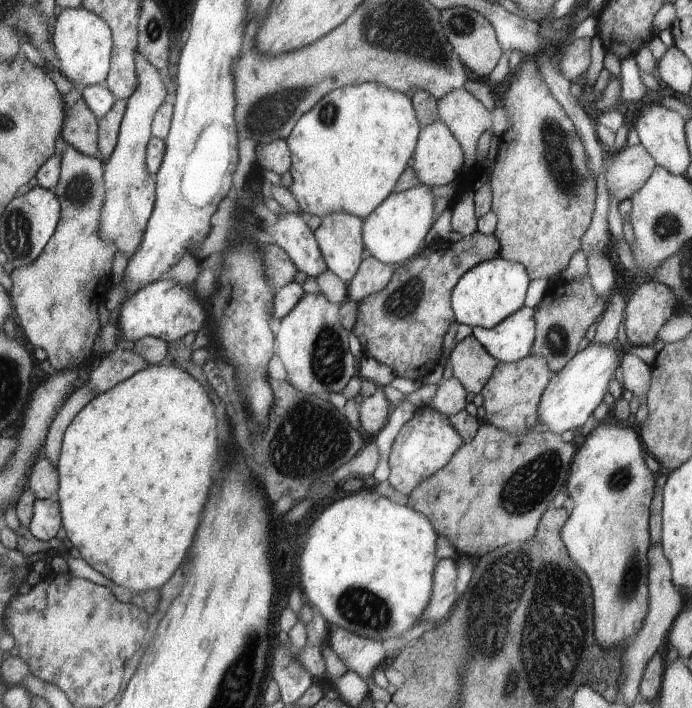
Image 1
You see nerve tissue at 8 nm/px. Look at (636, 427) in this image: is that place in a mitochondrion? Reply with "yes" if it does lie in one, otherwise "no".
no

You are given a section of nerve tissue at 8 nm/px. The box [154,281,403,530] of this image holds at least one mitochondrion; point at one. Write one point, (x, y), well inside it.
(334, 443)

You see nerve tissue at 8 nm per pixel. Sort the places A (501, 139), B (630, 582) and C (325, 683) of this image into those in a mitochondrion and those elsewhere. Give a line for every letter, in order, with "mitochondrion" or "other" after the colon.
A: other
B: mitochondrion
C: other

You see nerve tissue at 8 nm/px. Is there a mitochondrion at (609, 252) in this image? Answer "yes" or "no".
no

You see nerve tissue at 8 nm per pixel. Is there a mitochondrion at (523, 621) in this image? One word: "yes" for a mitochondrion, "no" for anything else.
yes

